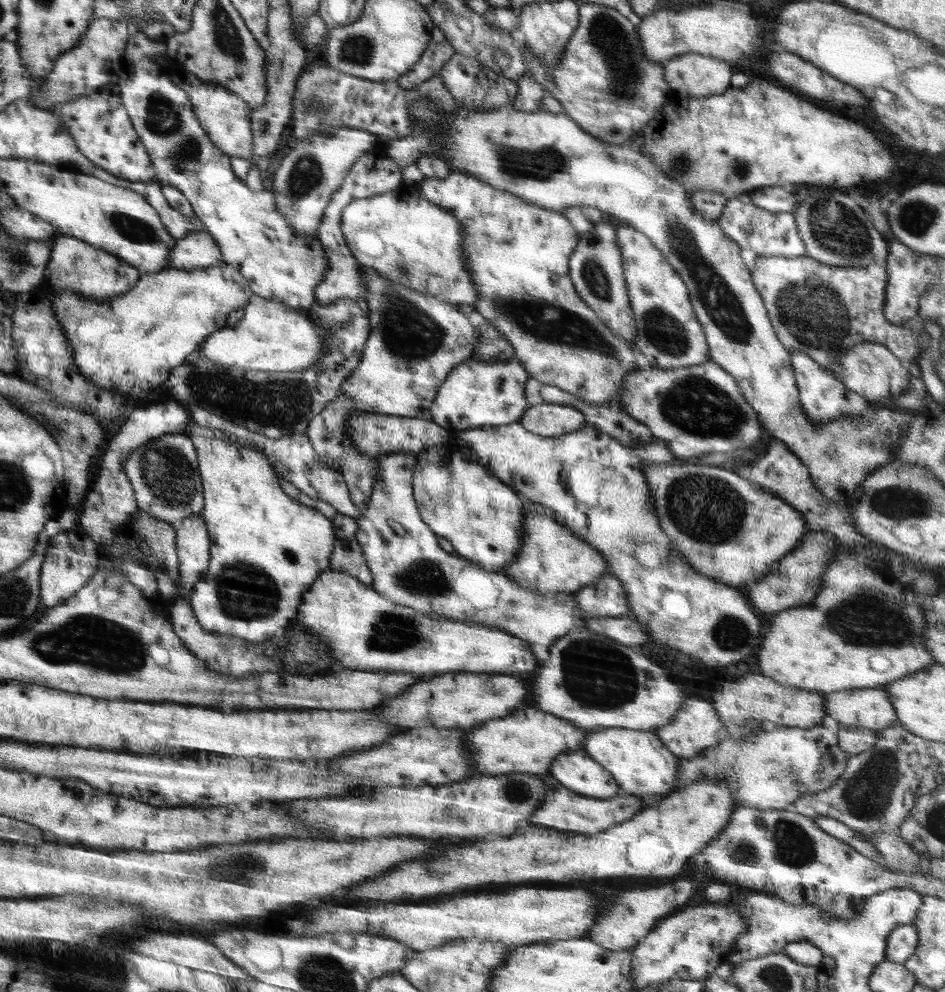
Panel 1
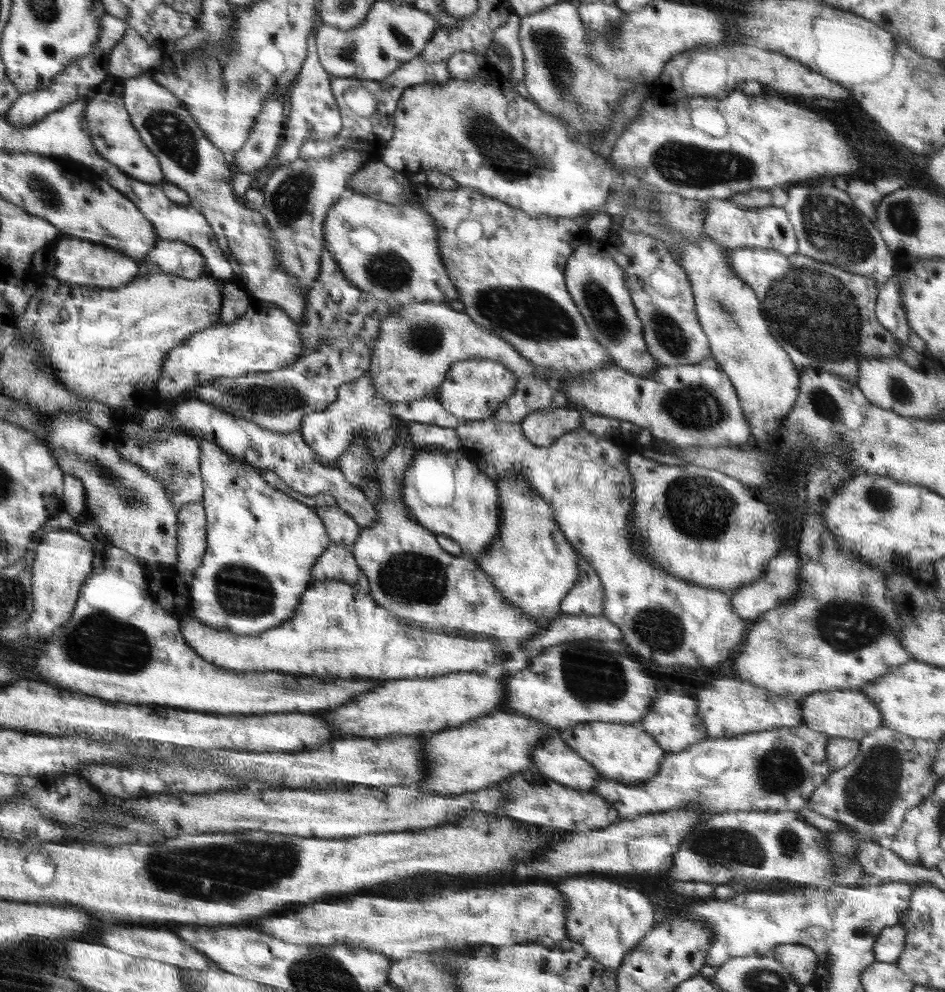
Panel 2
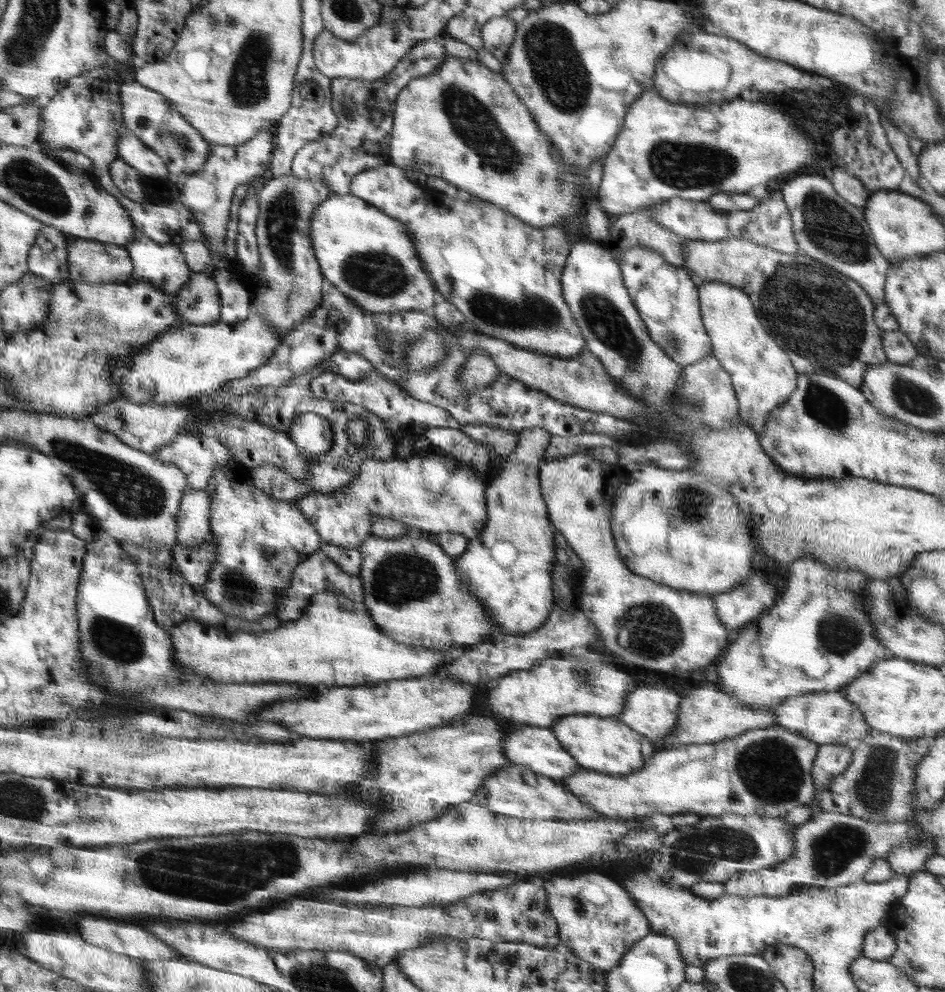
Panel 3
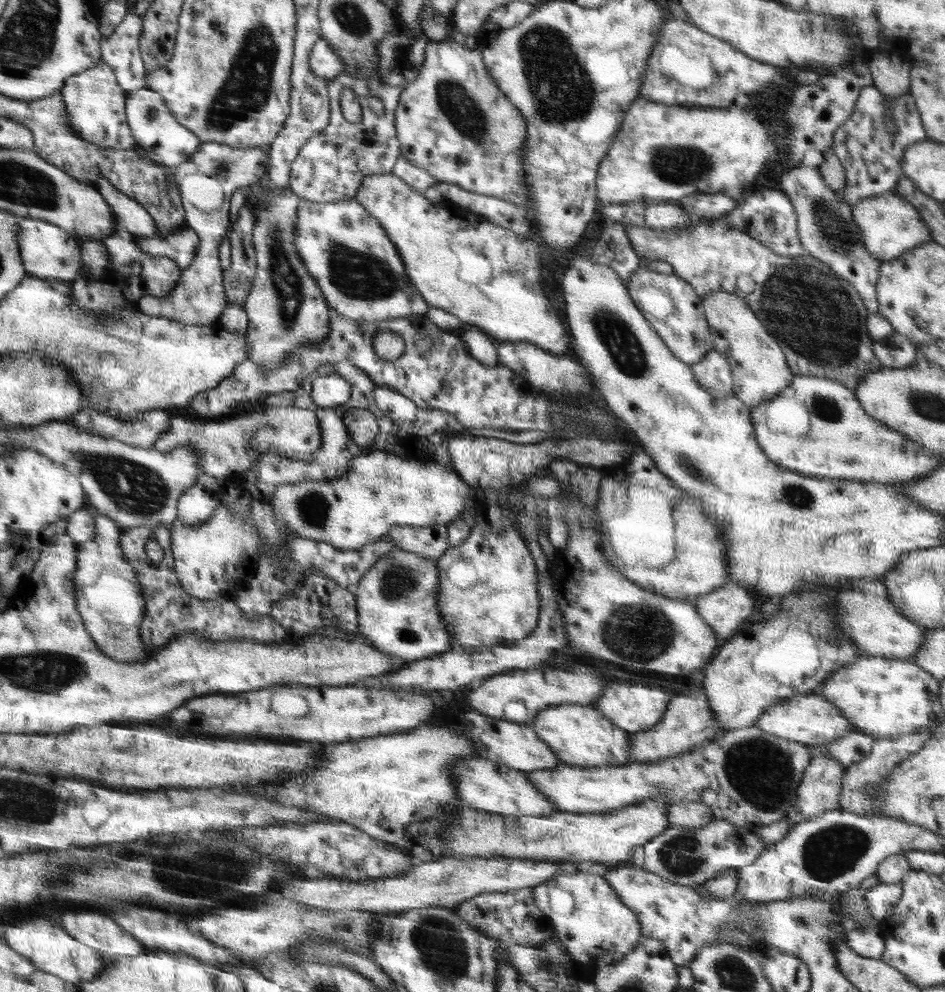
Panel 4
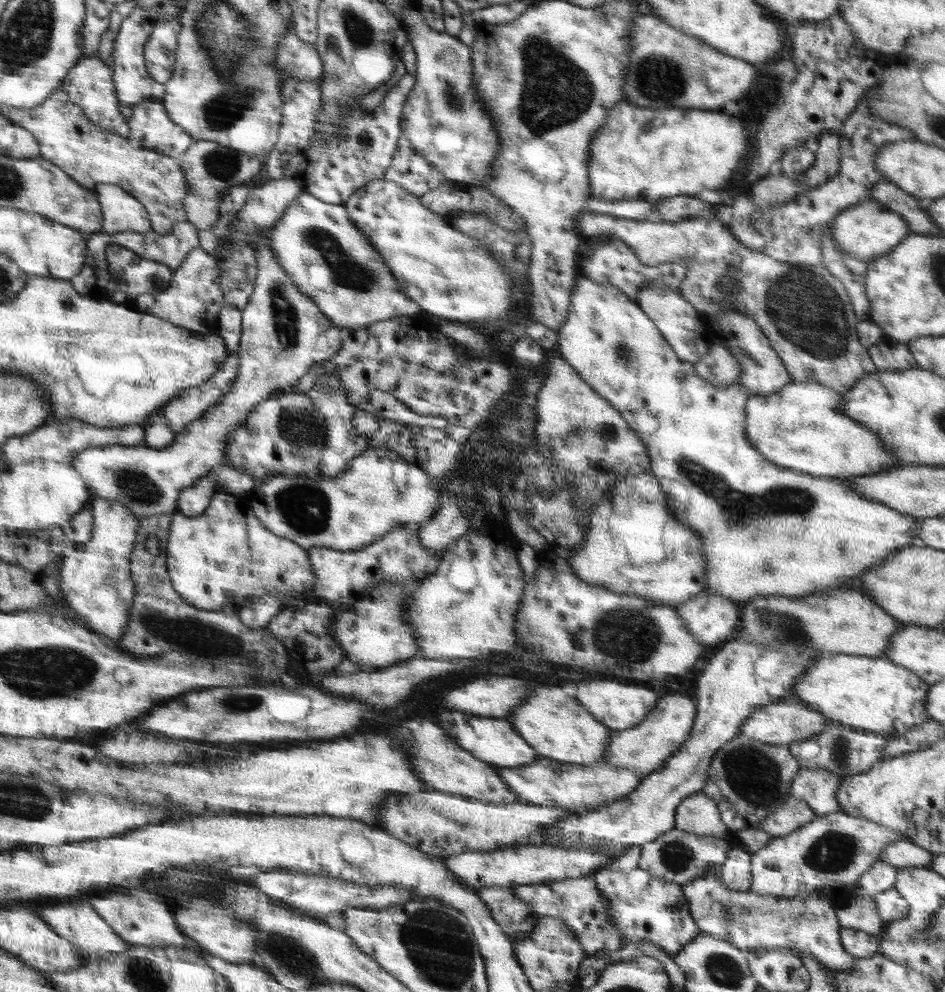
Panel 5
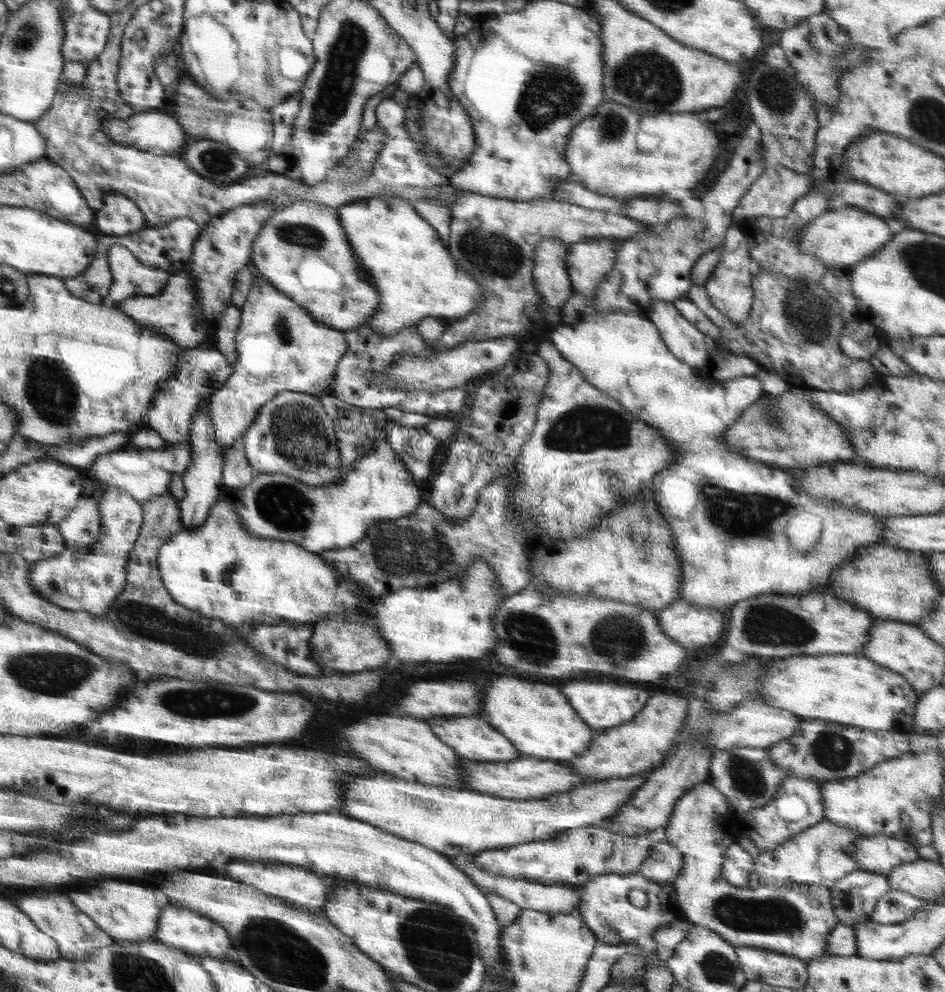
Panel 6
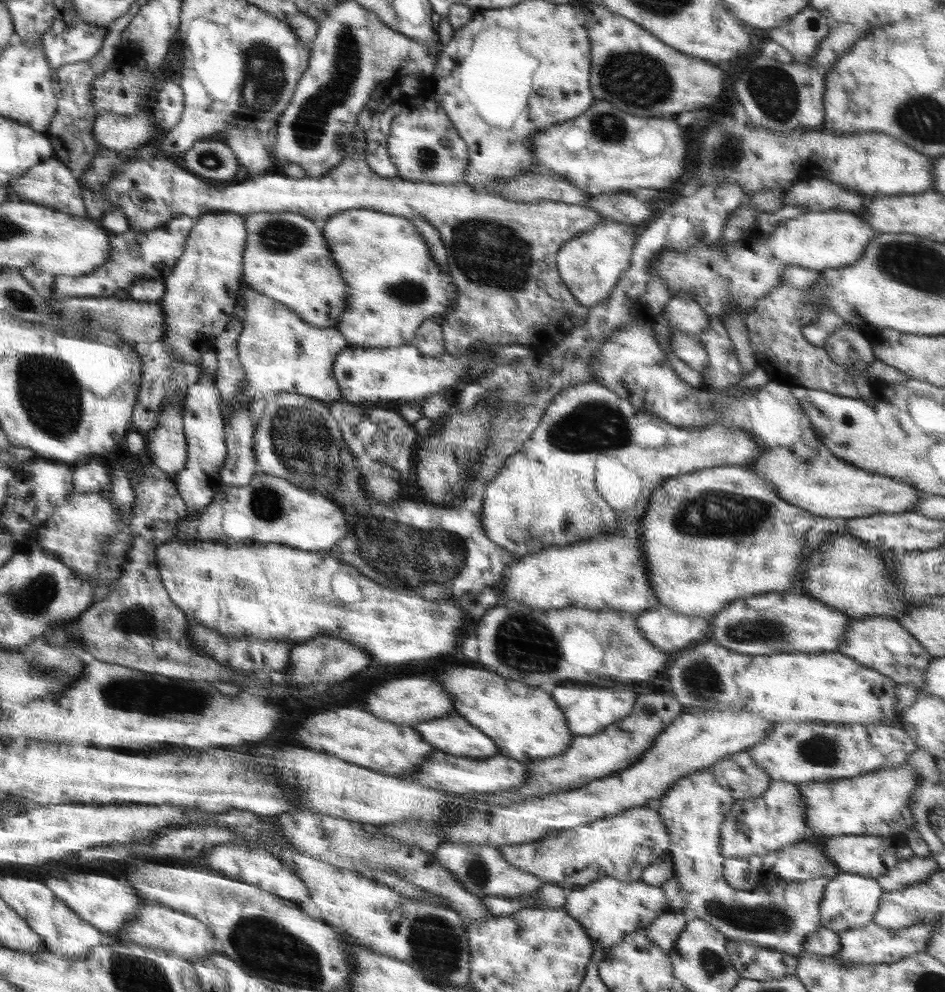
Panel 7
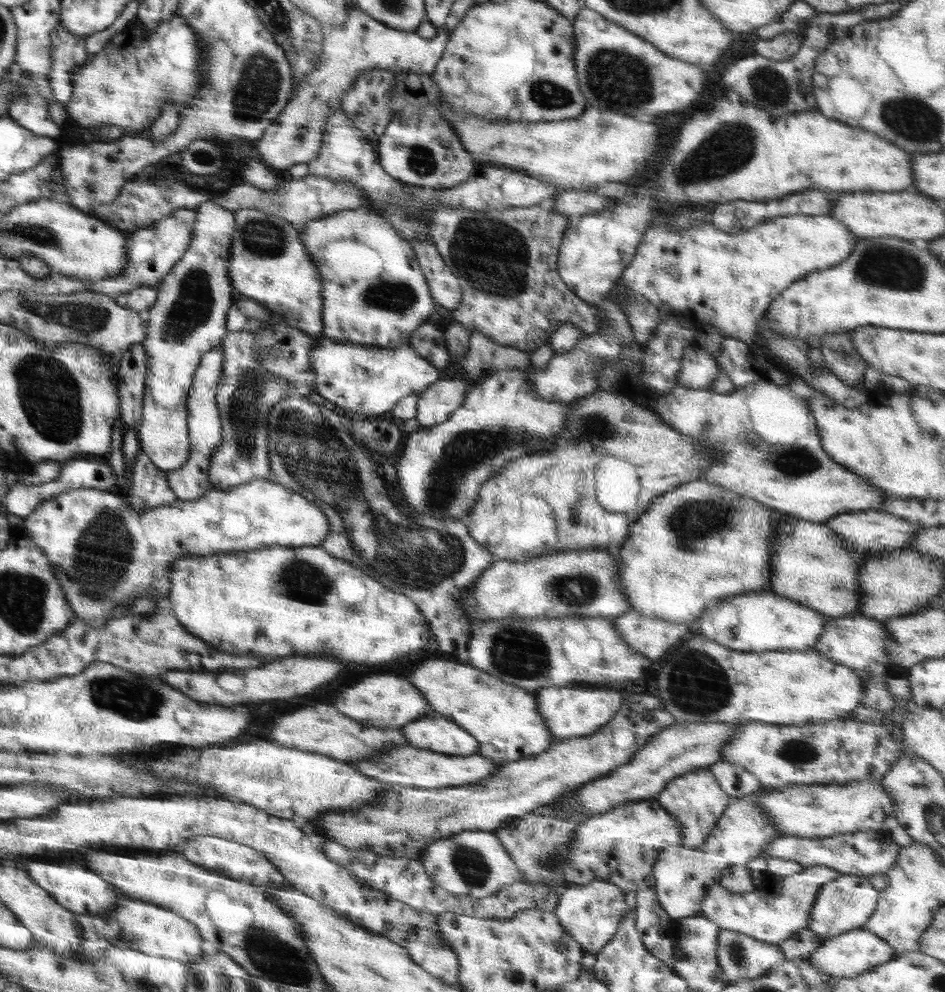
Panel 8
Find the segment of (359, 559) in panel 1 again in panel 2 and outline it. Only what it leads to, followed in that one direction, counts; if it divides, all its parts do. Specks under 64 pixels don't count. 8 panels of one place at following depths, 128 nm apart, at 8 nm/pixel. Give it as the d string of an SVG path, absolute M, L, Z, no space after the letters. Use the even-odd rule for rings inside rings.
M331 542L322 552L318 562L312 566L311 581L308 584L332 578L344 580L352 587L358 587L363 593L368 593L370 590L367 577L354 558L352 545Z

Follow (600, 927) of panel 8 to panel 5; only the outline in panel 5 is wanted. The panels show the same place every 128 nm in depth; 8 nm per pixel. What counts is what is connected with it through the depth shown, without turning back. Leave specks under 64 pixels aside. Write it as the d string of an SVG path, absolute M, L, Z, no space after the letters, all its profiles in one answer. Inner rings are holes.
M640 867L629 873L602 868L593 877L600 895L610 903L609 914L615 928L624 935L624 944L646 940L657 944L665 953L676 956L684 944L690 944L698 936L700 930L692 919L681 884L652 876Z

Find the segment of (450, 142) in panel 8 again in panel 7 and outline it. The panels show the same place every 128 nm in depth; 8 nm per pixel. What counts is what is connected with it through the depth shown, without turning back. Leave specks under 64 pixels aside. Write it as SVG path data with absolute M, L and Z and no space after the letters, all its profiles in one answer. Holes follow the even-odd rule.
M425 95L406 99L400 114L392 120L388 134L388 155L398 167L398 176L407 181L458 184L466 180L468 146L436 101Z

